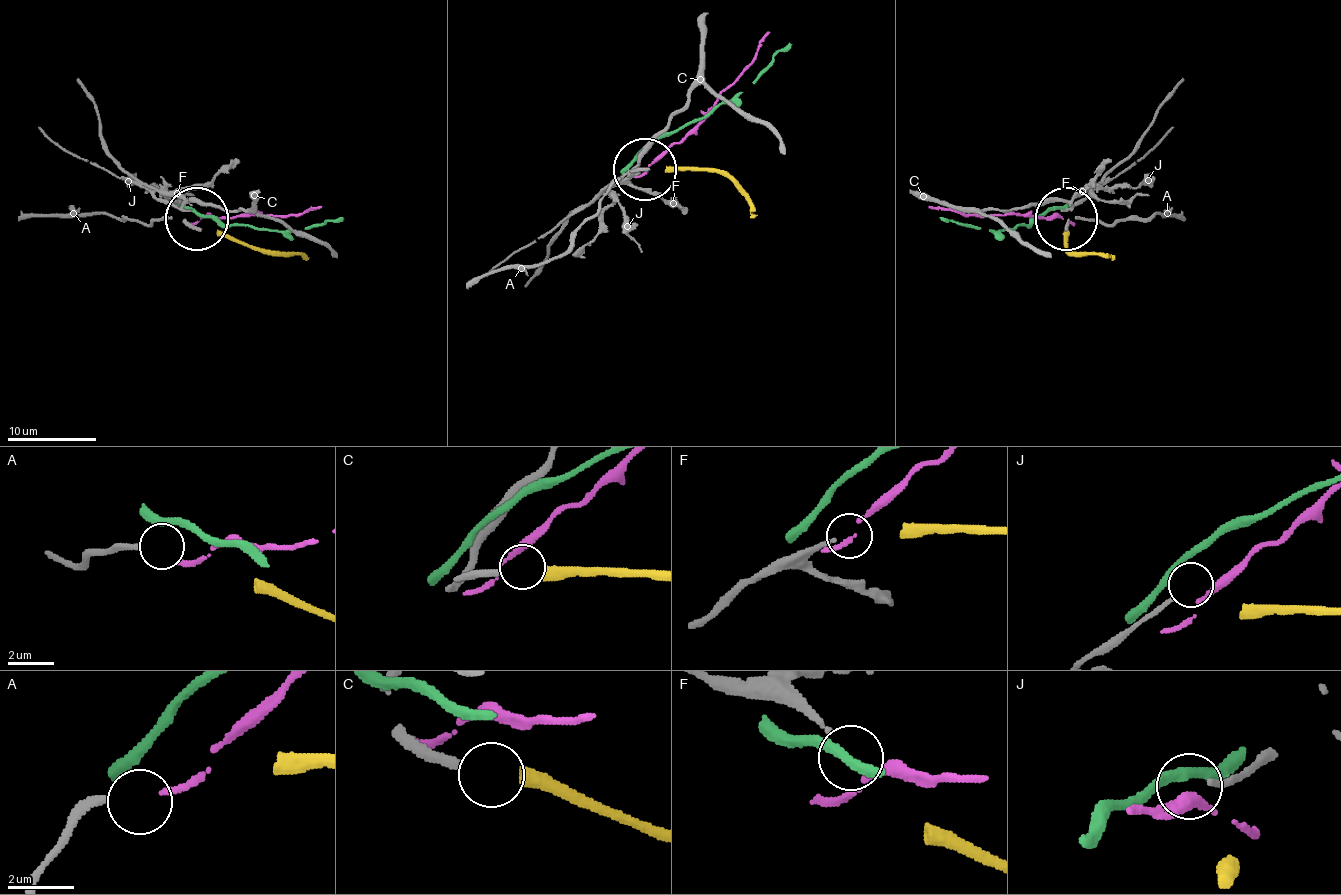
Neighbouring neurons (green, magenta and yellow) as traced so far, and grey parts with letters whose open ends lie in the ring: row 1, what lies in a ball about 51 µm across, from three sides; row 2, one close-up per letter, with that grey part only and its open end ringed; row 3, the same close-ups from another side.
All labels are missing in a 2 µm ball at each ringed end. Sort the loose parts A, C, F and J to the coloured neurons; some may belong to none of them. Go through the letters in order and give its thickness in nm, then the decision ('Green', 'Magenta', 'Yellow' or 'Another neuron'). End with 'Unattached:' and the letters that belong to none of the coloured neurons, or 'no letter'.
A: Thickness 260 nm. Magenta
C: Thickness 320 nm. Yellow
F: Thickness 190 nm. Another neuron
J: Thickness 180 nm. Another neuron
Unattached: F, J

